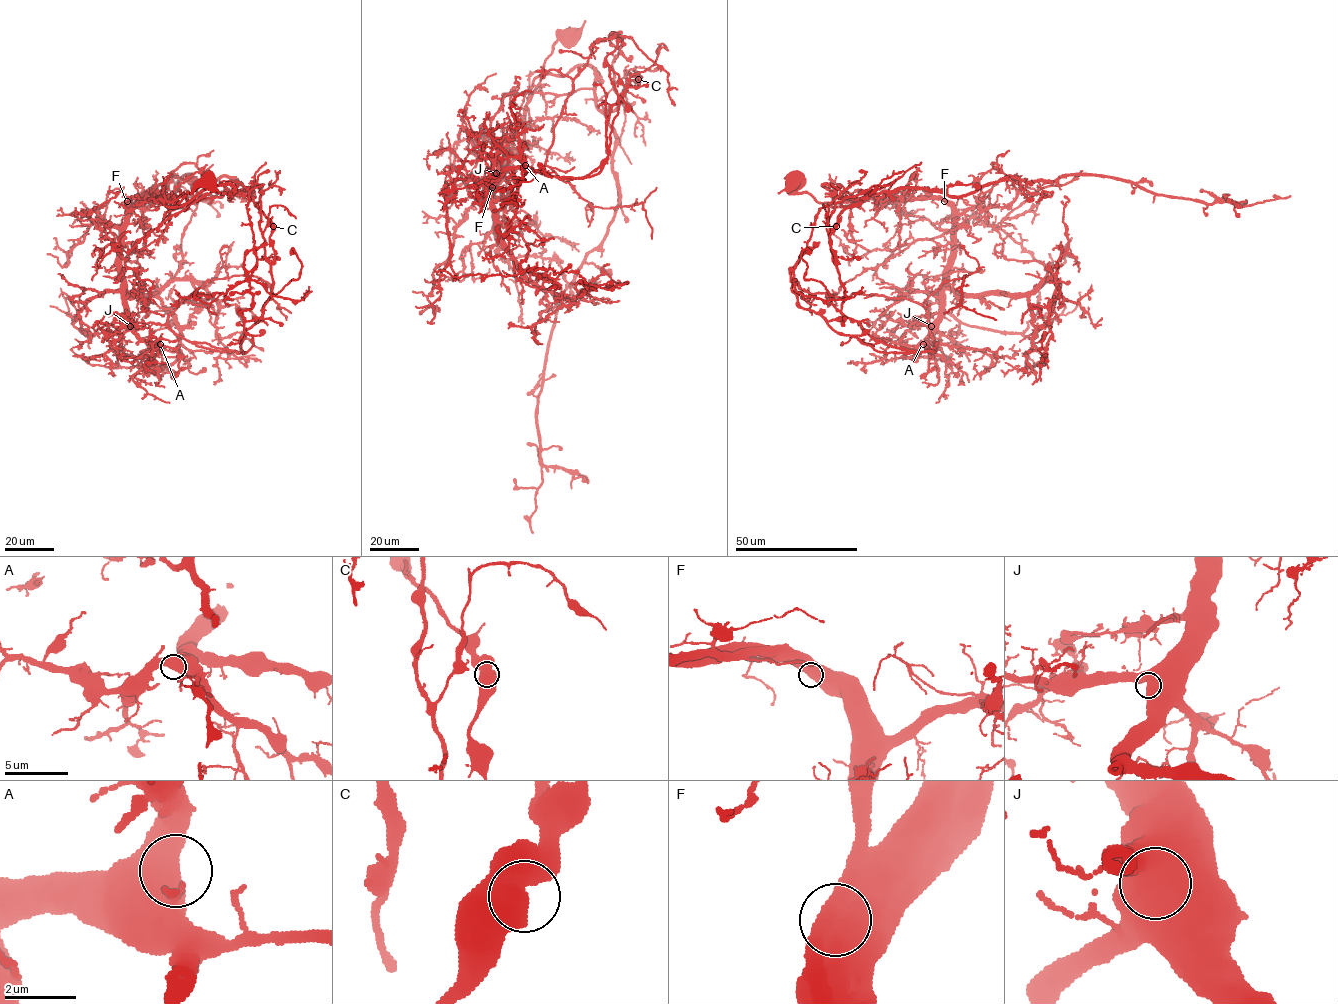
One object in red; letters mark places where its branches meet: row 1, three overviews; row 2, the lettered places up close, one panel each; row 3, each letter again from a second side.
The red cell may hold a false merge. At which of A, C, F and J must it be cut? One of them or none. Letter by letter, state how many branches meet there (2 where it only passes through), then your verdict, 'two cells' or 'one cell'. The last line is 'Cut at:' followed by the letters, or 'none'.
A: branches 1; one cell
C: branches 1; one cell
F: branches 1; one cell
J: branches 1; one cell
Cut at: none

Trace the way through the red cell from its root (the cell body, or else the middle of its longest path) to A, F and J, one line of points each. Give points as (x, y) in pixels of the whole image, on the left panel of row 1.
A: (207, 180), (178, 202), (130, 198), (126, 206), (122, 288), (135, 332), (160, 344)
F: (207, 180), (178, 202), (161, 198), (130, 198), (126, 201)
J: (207, 180), (178, 202), (161, 198), (129, 199), (121, 275), (130, 326)

